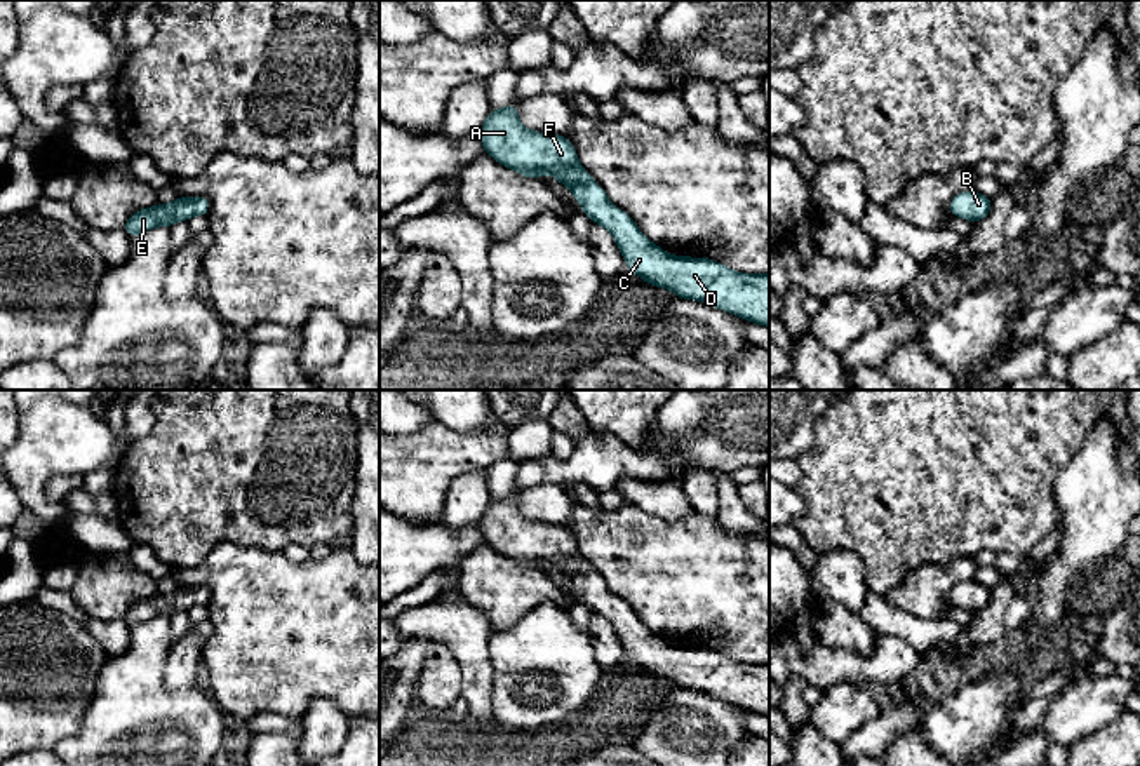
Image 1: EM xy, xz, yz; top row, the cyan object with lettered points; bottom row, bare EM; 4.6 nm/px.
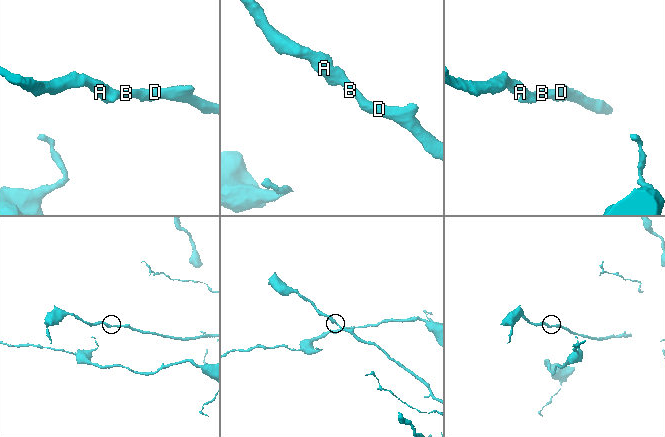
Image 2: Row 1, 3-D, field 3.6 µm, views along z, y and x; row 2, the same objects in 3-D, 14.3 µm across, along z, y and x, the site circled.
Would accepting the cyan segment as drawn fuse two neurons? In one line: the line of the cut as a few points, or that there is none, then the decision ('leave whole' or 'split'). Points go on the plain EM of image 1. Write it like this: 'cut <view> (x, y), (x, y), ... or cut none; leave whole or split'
cut none; leave whole

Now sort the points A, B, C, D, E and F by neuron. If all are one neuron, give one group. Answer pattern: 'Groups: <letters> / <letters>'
Groups: A B C D E F

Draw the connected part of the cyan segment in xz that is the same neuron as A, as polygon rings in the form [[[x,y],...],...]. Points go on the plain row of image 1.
[[[515,491],[491,500],[477,524],[496,552],[529,569],[550,562],[567,576],[583,604],[613,623],[630,663],[677,688],[703,691],[769,717],[769,663],[738,663],[708,648],[667,644],[642,625],[627,602],[607,590],[606,581],[580,555],[567,527],[520,515]]]

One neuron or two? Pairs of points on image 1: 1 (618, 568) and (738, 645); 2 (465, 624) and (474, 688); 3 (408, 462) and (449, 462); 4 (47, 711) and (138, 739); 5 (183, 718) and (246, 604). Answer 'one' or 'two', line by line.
1: one
2: one
3: one
4: two
5: two

